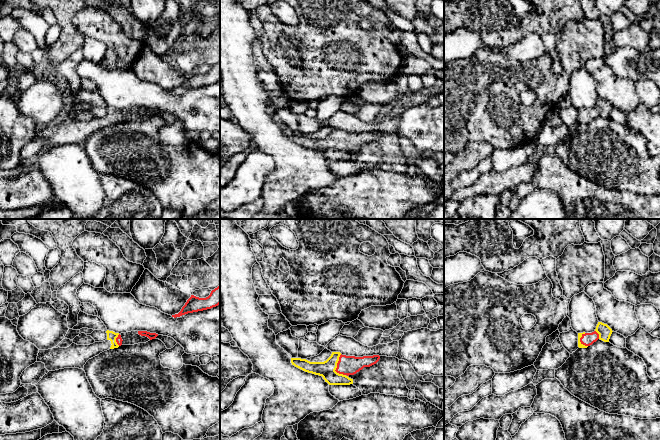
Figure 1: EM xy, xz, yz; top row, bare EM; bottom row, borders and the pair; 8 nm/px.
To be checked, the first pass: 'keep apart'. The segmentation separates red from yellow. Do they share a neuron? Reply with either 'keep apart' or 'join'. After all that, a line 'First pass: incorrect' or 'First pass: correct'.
join
First pass: incorrect

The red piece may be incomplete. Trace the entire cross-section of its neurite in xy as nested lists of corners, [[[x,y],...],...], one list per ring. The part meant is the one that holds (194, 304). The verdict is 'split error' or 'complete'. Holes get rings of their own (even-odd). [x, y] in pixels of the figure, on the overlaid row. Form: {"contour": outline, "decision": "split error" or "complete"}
{"contour": [[[220,286],[211,291],[210,295],[206,298],[199,298],[194,295],[187,300],[178,314],[172,315],[172,317],[180,317],[182,315],[211,309],[220,304]]], "decision": "complete"}

